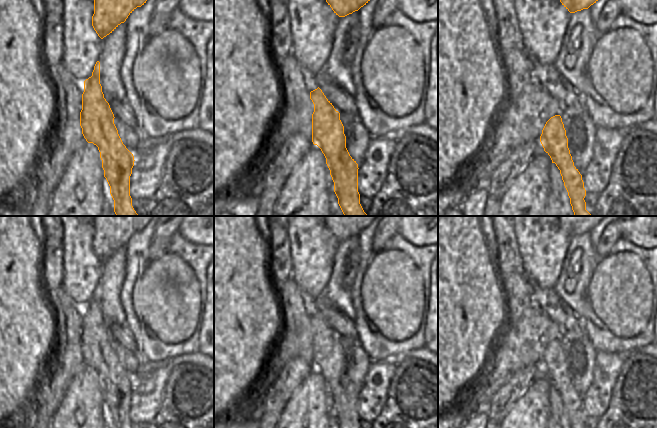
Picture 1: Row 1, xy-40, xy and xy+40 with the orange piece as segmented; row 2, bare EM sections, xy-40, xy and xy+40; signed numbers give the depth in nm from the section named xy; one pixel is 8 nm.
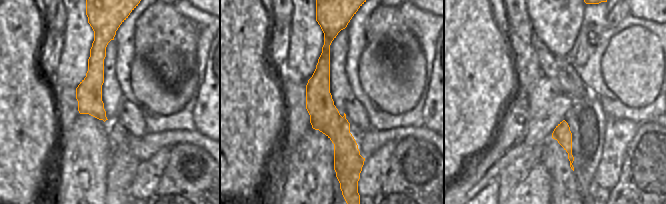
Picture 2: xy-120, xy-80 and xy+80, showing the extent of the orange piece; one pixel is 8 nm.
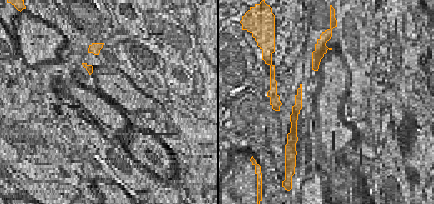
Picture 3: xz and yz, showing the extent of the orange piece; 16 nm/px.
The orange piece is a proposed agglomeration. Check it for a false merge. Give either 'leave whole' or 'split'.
split

